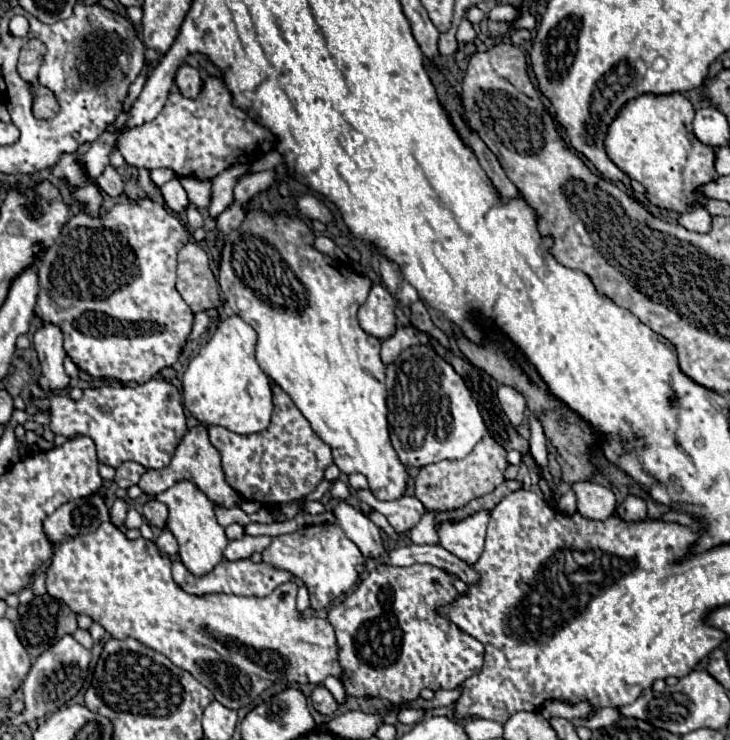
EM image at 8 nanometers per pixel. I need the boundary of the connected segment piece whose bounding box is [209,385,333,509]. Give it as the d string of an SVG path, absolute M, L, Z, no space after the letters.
M273 385L273 415L265 431L251 435L237 435L225 427L209 427L209 439L223 459L225 481L245 499L259 501L265 509L277 505L301 503L323 481L325 469L333 463L331 449L313 433L309 421L295 407L291 397Z

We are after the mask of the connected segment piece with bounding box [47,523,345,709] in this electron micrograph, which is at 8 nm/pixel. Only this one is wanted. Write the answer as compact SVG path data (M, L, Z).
M101 523L95 533L73 537L61 543L47 569L47 593L69 605L73 613L83 613L101 623L113 637L133 637L143 645L163 653L177 667L189 671L201 681L221 705L241 709L249 699L257 699L271 685L321 685L329 675L343 677L339 665L337 637L327 619L305 617L295 605L297 583L279 585L267 597L237 597L237 595L207 595L195 597L181 591L171 577L171 561L161 557L153 541L129 541L113 523Z

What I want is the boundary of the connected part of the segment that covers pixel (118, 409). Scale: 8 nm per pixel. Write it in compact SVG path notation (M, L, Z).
M151 379L137 387L89 387L79 401L73 401L69 395L51 395L47 399L31 395L31 403L37 411L49 413L49 429L55 435L81 433L91 437L99 463L113 469L125 461L135 461L147 469L167 467L187 431L181 393L163 379Z

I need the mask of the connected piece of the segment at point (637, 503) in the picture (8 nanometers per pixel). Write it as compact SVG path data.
M629 495L617 509L619 517L625 521L643 521L647 517L647 503L643 497Z

